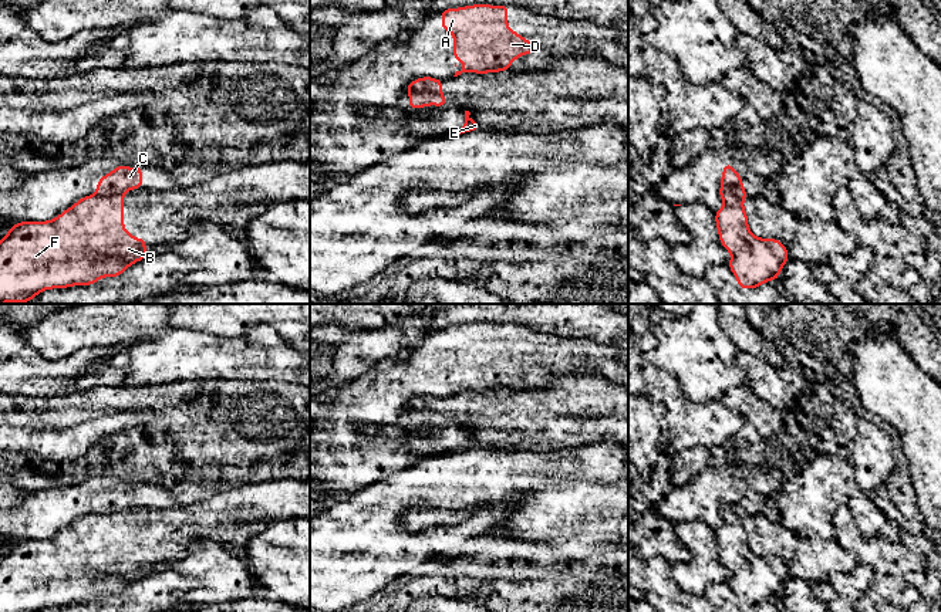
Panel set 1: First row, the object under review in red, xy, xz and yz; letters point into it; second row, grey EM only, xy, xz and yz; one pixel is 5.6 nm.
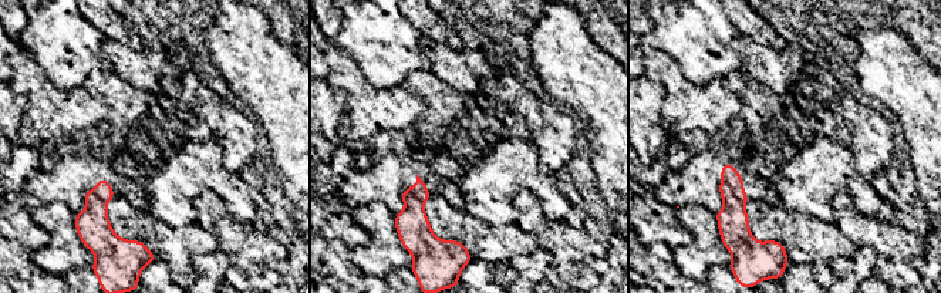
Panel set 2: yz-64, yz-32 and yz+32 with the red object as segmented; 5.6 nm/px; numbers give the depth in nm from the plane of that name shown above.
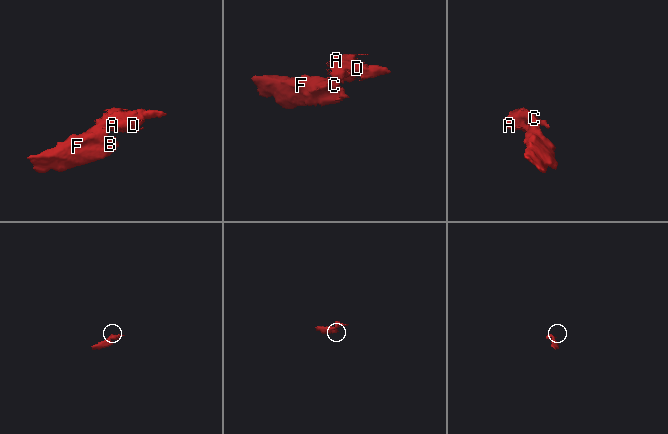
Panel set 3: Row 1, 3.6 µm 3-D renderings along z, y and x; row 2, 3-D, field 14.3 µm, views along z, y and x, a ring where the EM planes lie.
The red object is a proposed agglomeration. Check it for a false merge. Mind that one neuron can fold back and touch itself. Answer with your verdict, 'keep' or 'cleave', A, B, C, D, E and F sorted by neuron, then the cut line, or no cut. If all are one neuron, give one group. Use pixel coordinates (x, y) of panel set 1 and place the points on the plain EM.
cleave; A C D E / B F; cut in xz along (411, 411), (437, 411), (441, 413)

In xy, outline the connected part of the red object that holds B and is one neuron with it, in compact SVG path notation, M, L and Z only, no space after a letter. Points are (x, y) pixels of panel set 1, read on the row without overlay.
M124 511L91 513L48 540L21 540L0 558L0 612L38 612L44 608L91 603L102 595L118 595L131 582L148 575L145 555L138 558L124 545Z

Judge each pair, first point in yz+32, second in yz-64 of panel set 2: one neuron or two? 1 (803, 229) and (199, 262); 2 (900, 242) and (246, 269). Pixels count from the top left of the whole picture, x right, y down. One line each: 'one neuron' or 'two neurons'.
1: two neurons
2: one neuron

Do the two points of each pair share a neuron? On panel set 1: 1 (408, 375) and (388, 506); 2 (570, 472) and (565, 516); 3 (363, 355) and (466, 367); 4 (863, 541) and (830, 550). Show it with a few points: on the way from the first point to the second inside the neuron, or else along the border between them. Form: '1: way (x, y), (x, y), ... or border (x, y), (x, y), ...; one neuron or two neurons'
1: border (424, 457), (364, 487); two neurons
2: border (560, 483), (570, 486); two neurons
3: border (420, 345), (401, 350), (377, 362), (360, 376); two neurons
4: border (835, 538), (856, 561); two neurons

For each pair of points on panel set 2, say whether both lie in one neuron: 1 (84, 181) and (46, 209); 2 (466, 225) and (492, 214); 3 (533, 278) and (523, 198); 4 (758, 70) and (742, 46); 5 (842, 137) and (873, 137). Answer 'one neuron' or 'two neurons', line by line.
1: two neurons
2: two neurons
3: two neurons
4: one neuron
5: two neurons

